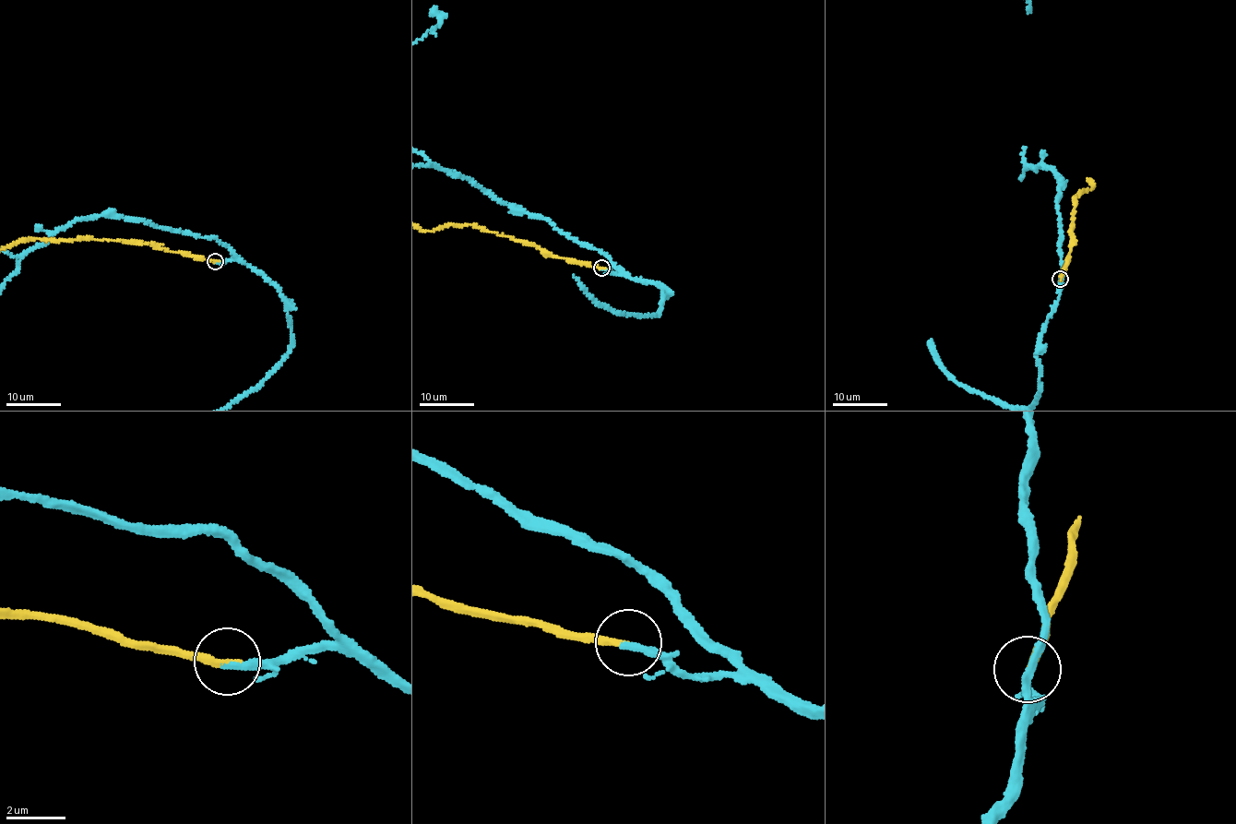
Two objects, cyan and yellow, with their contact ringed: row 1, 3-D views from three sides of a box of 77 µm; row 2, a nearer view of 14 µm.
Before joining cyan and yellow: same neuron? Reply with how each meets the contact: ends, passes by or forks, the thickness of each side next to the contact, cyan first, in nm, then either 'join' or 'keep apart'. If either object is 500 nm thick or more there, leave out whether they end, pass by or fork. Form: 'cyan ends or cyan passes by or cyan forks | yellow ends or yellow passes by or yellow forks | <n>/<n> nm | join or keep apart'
cyan ends | yellow ends | 240/240 nm | join

